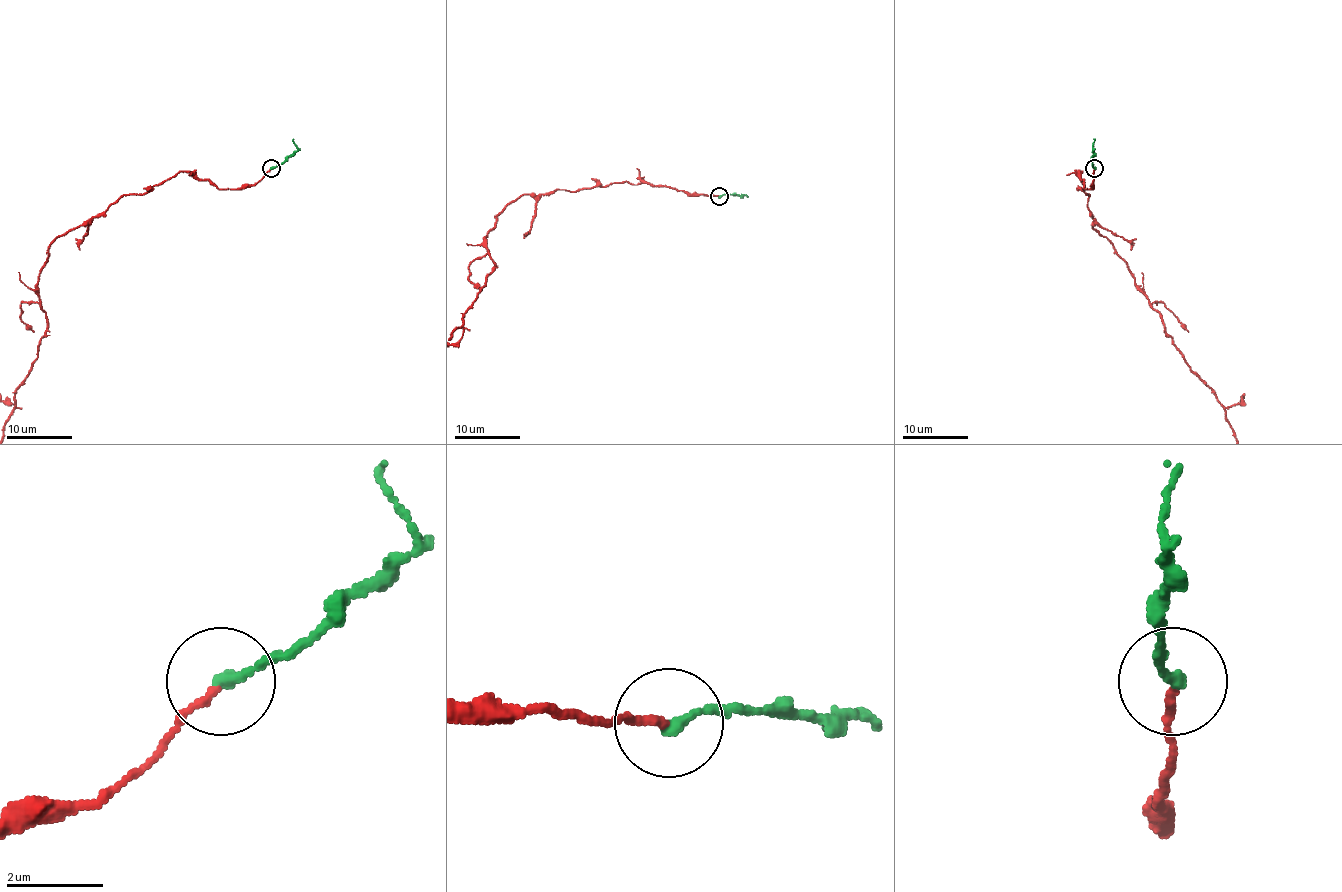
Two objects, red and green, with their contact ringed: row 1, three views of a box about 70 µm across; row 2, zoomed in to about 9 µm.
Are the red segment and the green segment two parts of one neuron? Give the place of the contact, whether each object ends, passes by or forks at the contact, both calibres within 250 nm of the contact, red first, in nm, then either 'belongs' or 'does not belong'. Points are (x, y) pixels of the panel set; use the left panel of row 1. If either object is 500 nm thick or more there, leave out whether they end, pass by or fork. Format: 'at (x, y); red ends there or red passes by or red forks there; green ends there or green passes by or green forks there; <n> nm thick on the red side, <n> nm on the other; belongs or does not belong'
at (271, 168); red ends there; green ends there; 140 nm thick on the red side, 240 nm on the other; belongs

